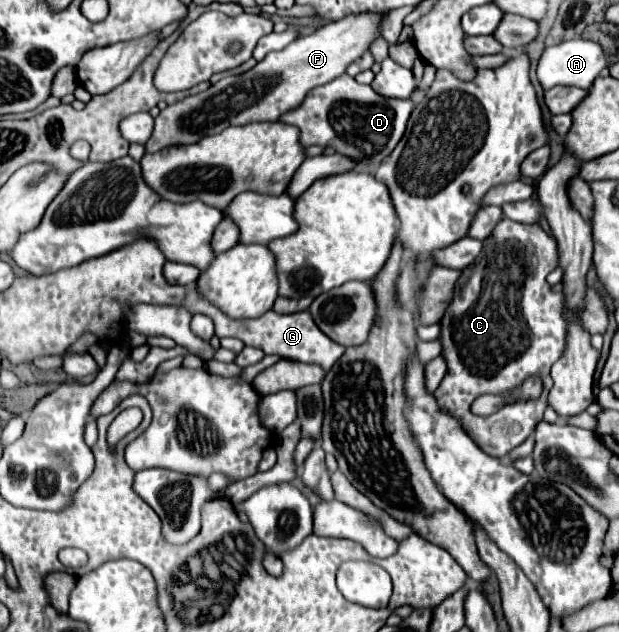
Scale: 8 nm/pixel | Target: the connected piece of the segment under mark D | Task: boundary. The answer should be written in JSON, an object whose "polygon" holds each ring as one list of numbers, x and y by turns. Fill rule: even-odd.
{"polygon":[[340,74,336,80,312,88,304,102,288,110,280,120,284,124,292,124,300,128,300,142,304,148,308,146,332,146,336,152,354,158,360,166,358,172,374,174,378,164,394,150,400,142,410,112,414,108,414,100,396,100,376,94,370,86,358,84,352,76]]}

